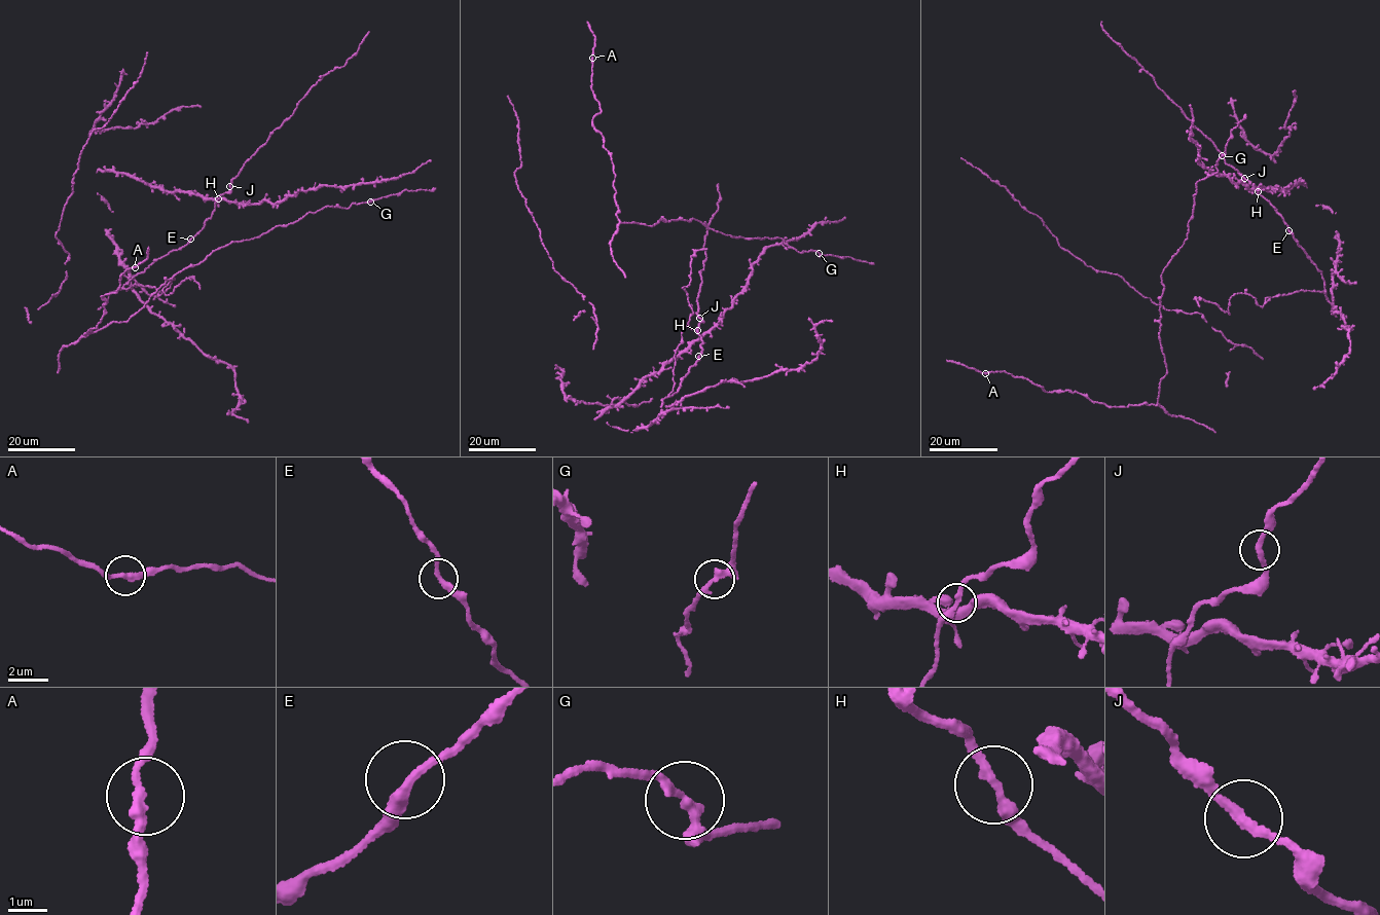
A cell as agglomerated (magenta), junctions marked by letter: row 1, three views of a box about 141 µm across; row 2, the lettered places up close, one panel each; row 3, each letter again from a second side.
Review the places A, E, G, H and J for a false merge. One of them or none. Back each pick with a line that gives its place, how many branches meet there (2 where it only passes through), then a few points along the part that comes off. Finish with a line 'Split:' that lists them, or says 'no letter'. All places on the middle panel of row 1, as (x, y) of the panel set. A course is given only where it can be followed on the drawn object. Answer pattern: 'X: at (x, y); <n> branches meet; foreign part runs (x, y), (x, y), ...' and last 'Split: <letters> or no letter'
Split: no letter

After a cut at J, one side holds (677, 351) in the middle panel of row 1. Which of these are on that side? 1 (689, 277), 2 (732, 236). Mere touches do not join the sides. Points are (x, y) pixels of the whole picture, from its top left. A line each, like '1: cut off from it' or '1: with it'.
1: with it
2: with it

